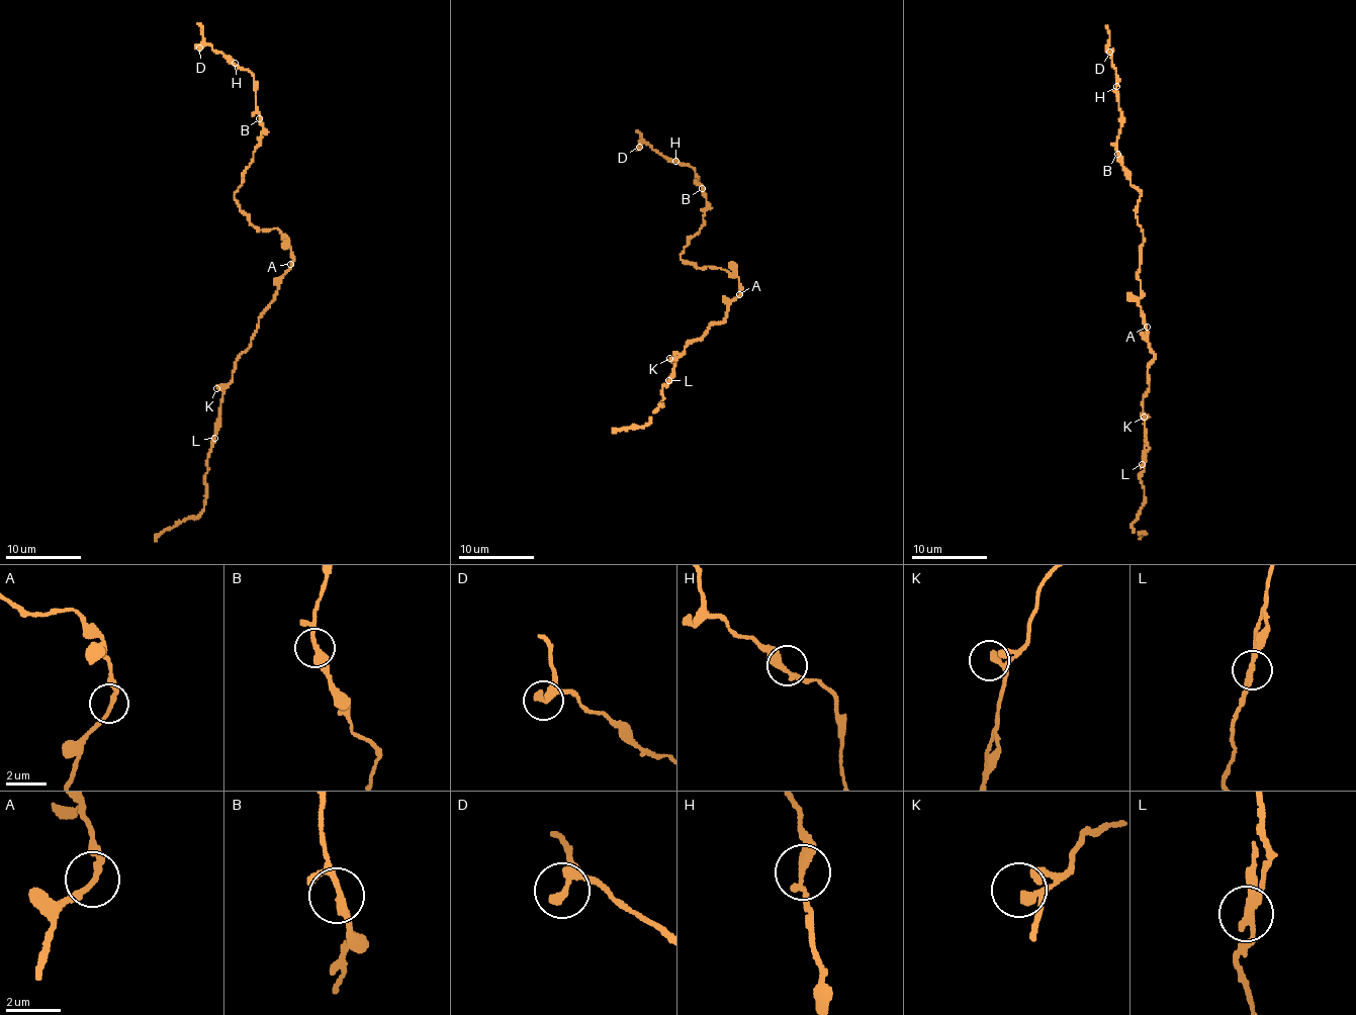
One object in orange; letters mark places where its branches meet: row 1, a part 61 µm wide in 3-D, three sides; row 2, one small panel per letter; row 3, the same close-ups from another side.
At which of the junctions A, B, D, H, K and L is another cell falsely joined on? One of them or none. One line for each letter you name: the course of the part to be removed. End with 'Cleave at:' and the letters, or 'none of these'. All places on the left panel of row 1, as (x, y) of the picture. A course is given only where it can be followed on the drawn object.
L: course (215, 438), (218, 416)
Cleave at: L

